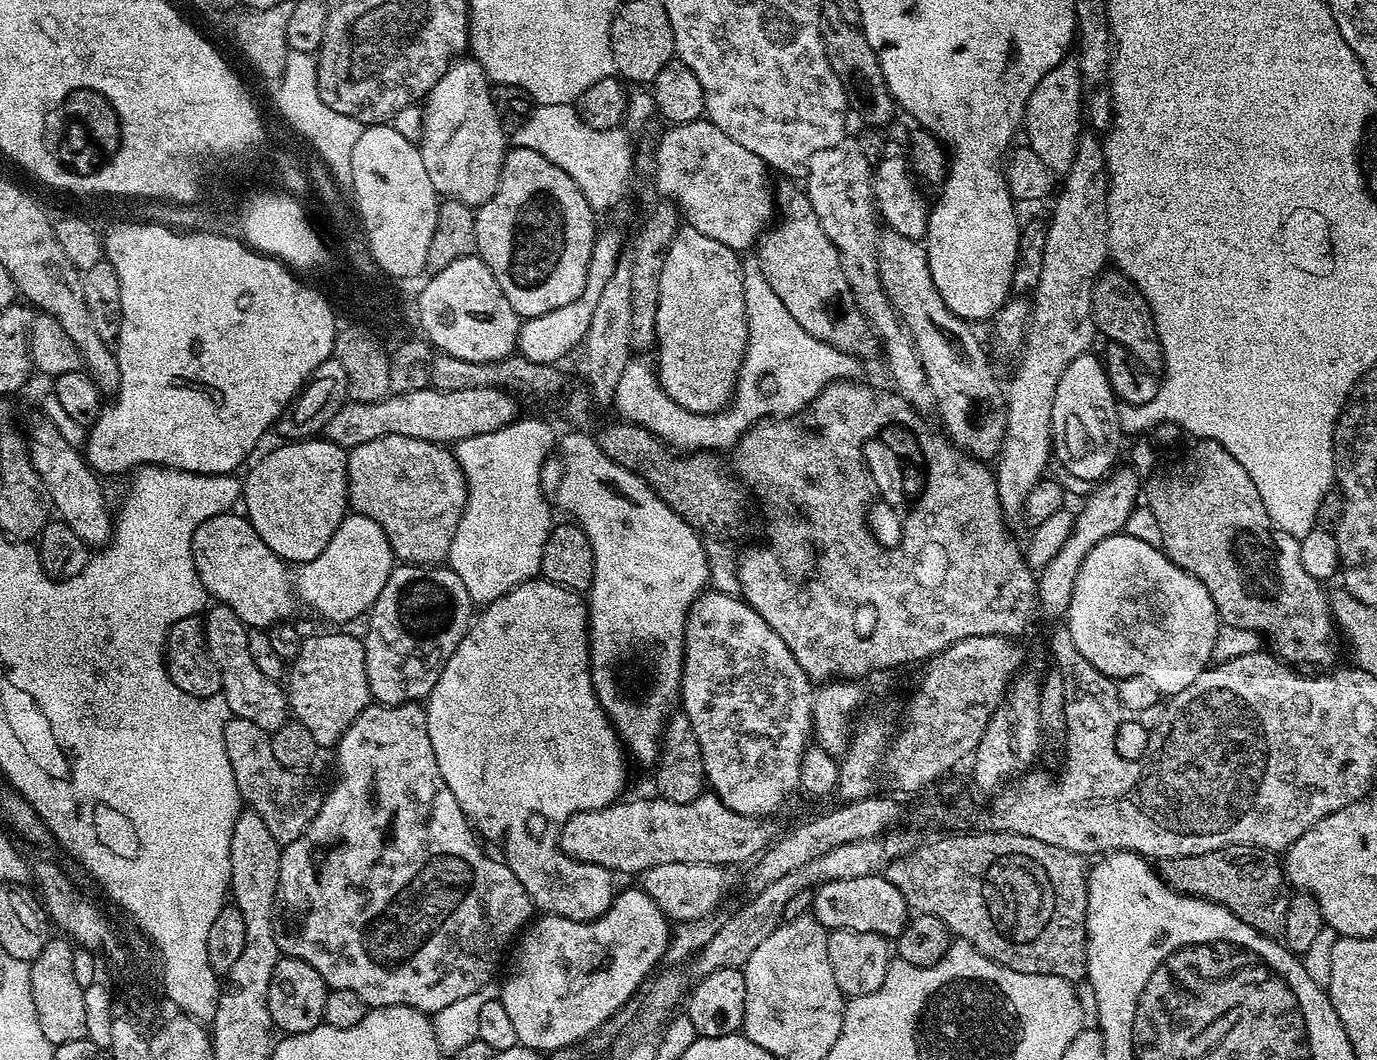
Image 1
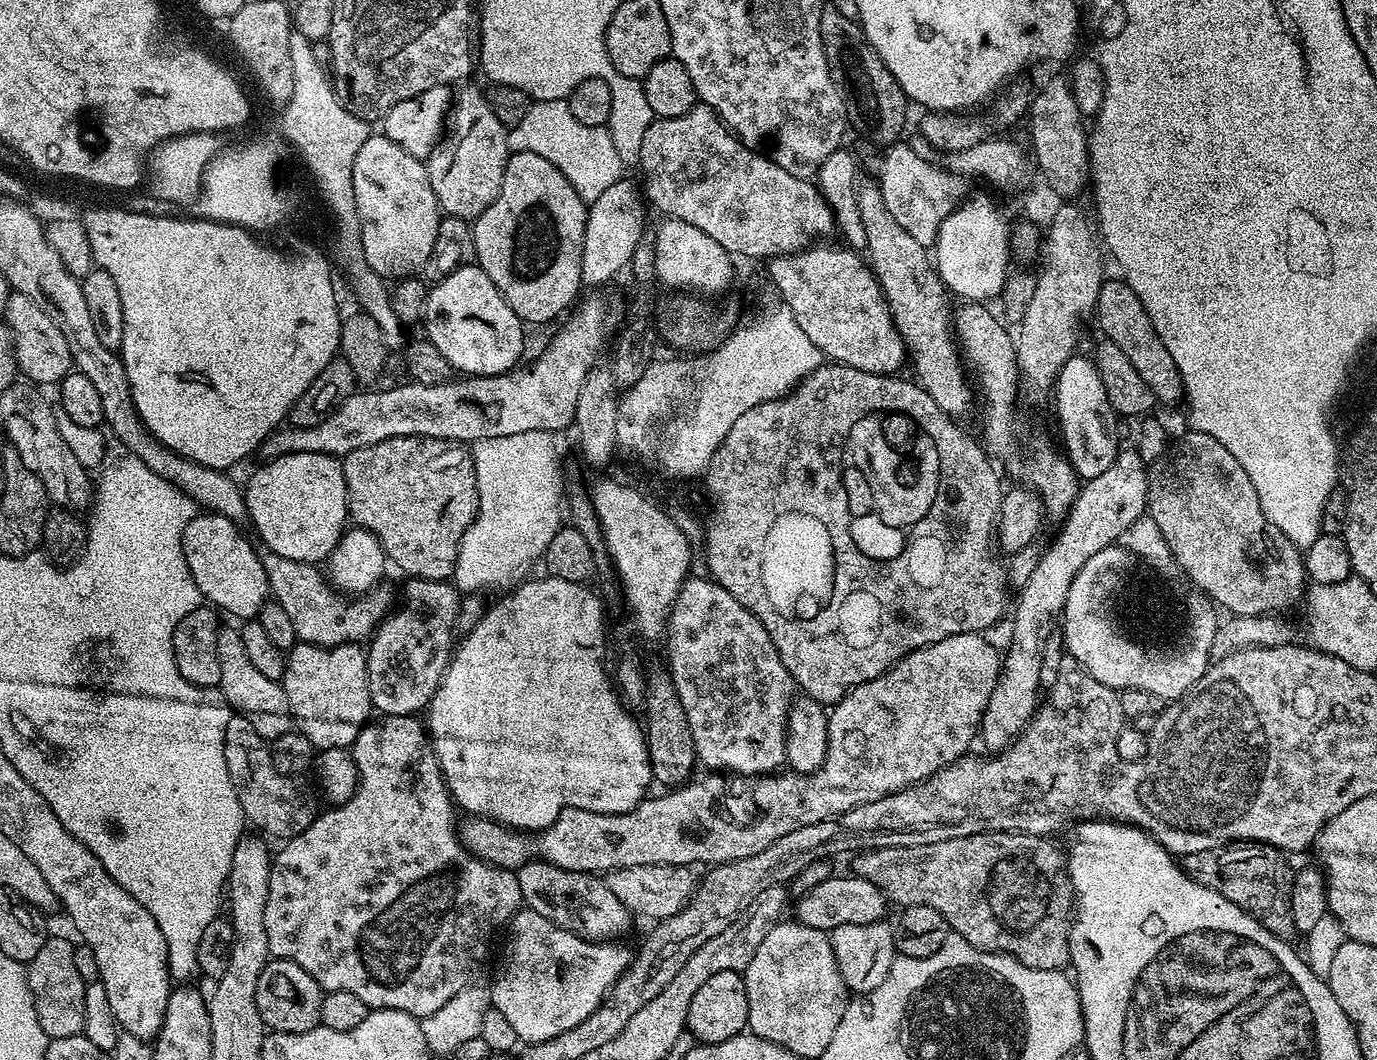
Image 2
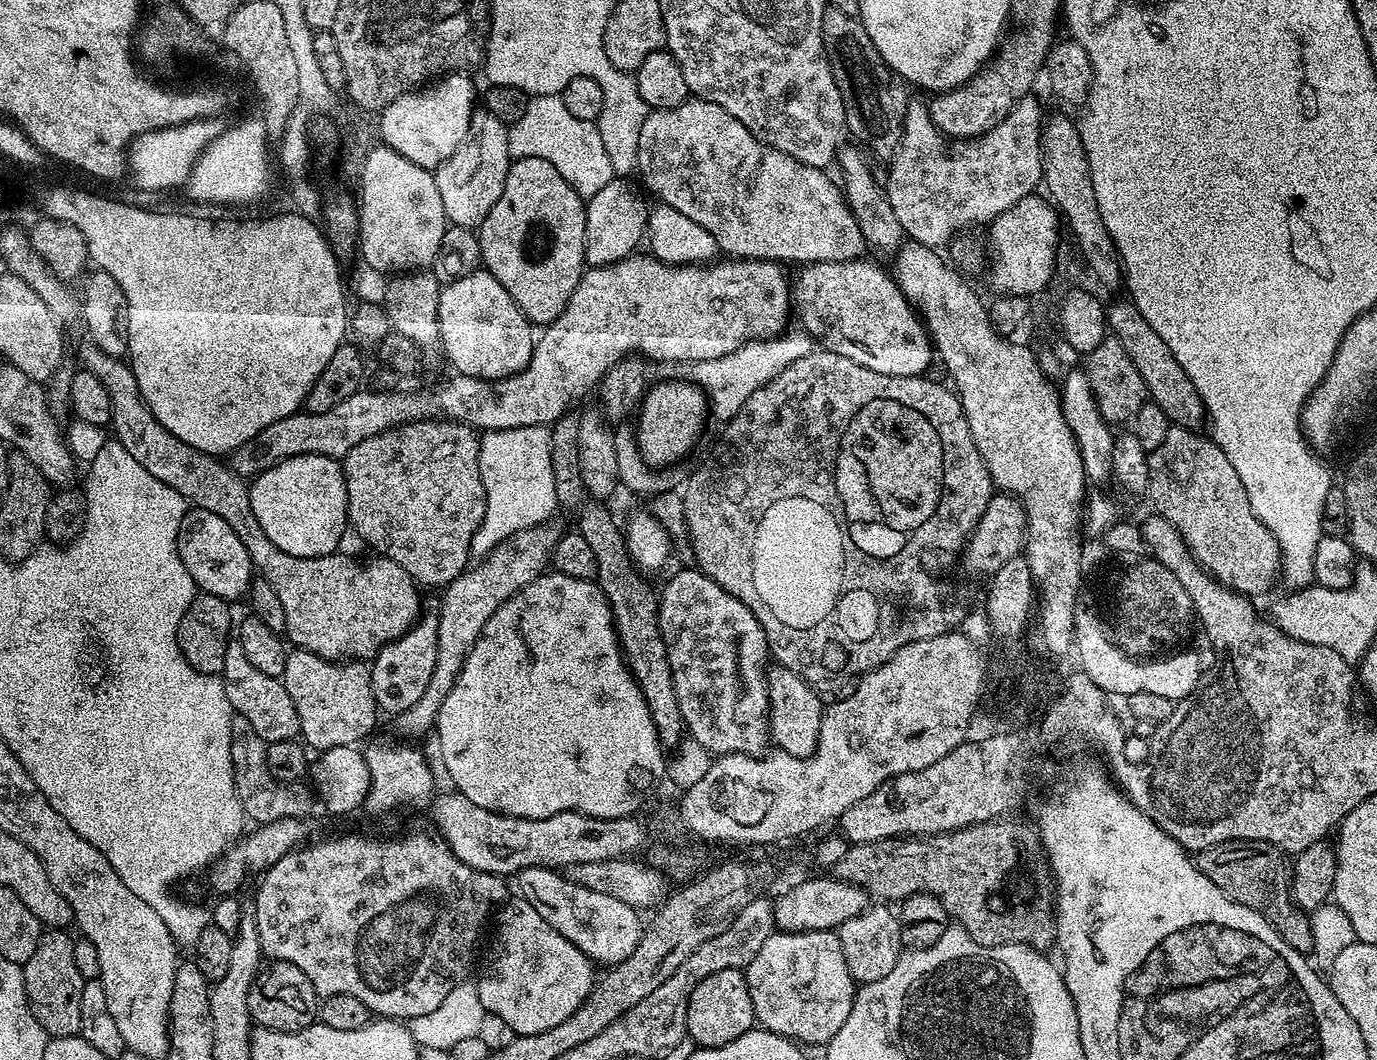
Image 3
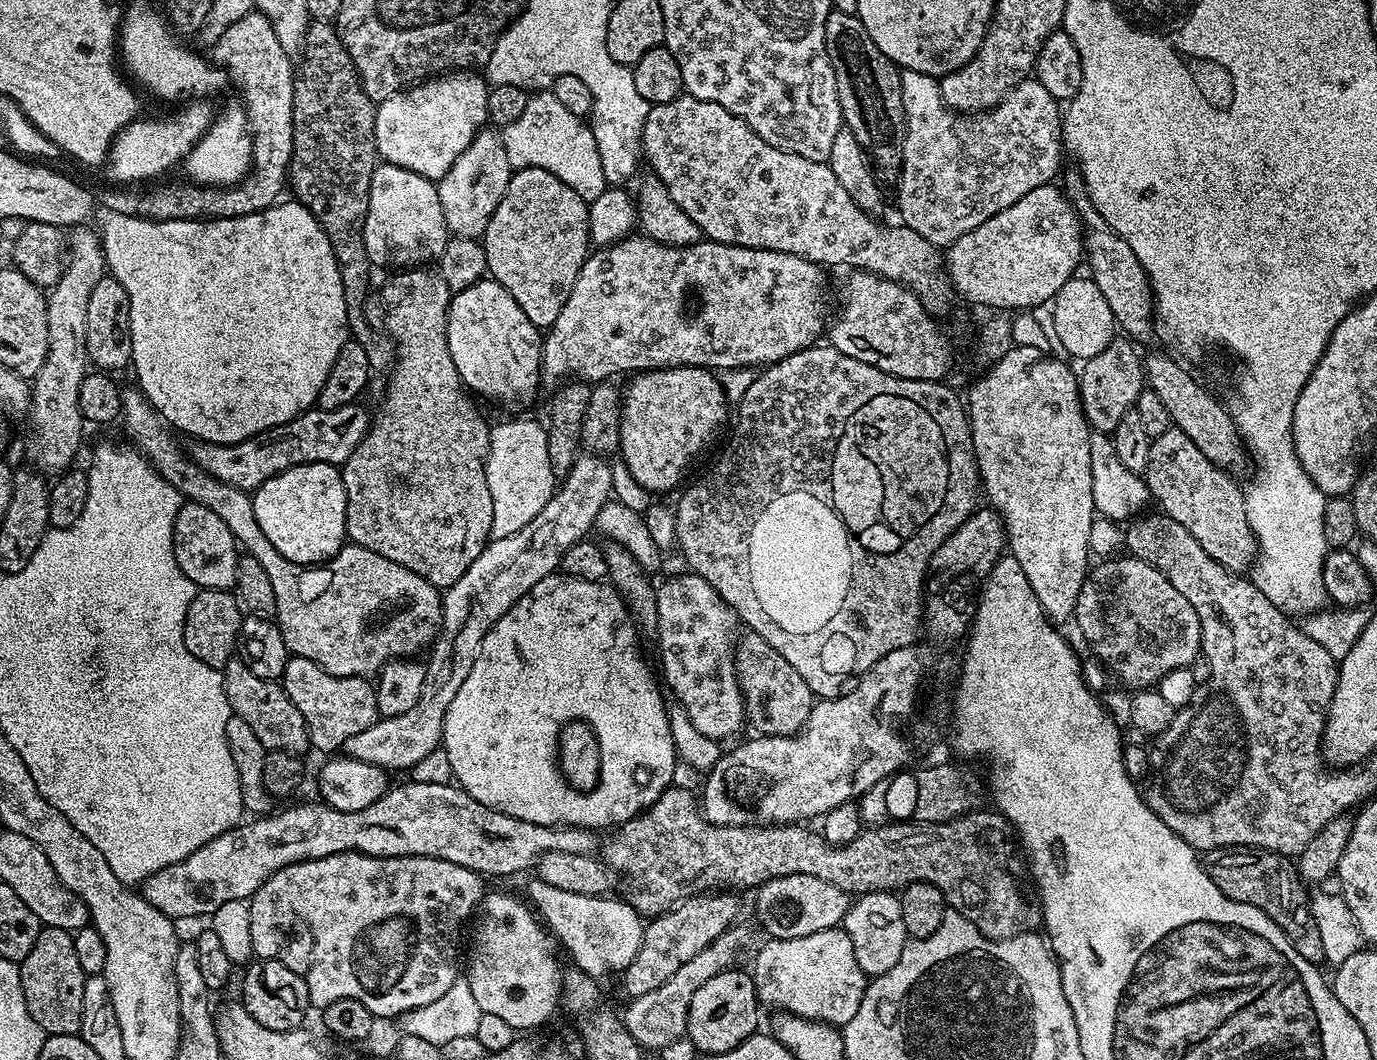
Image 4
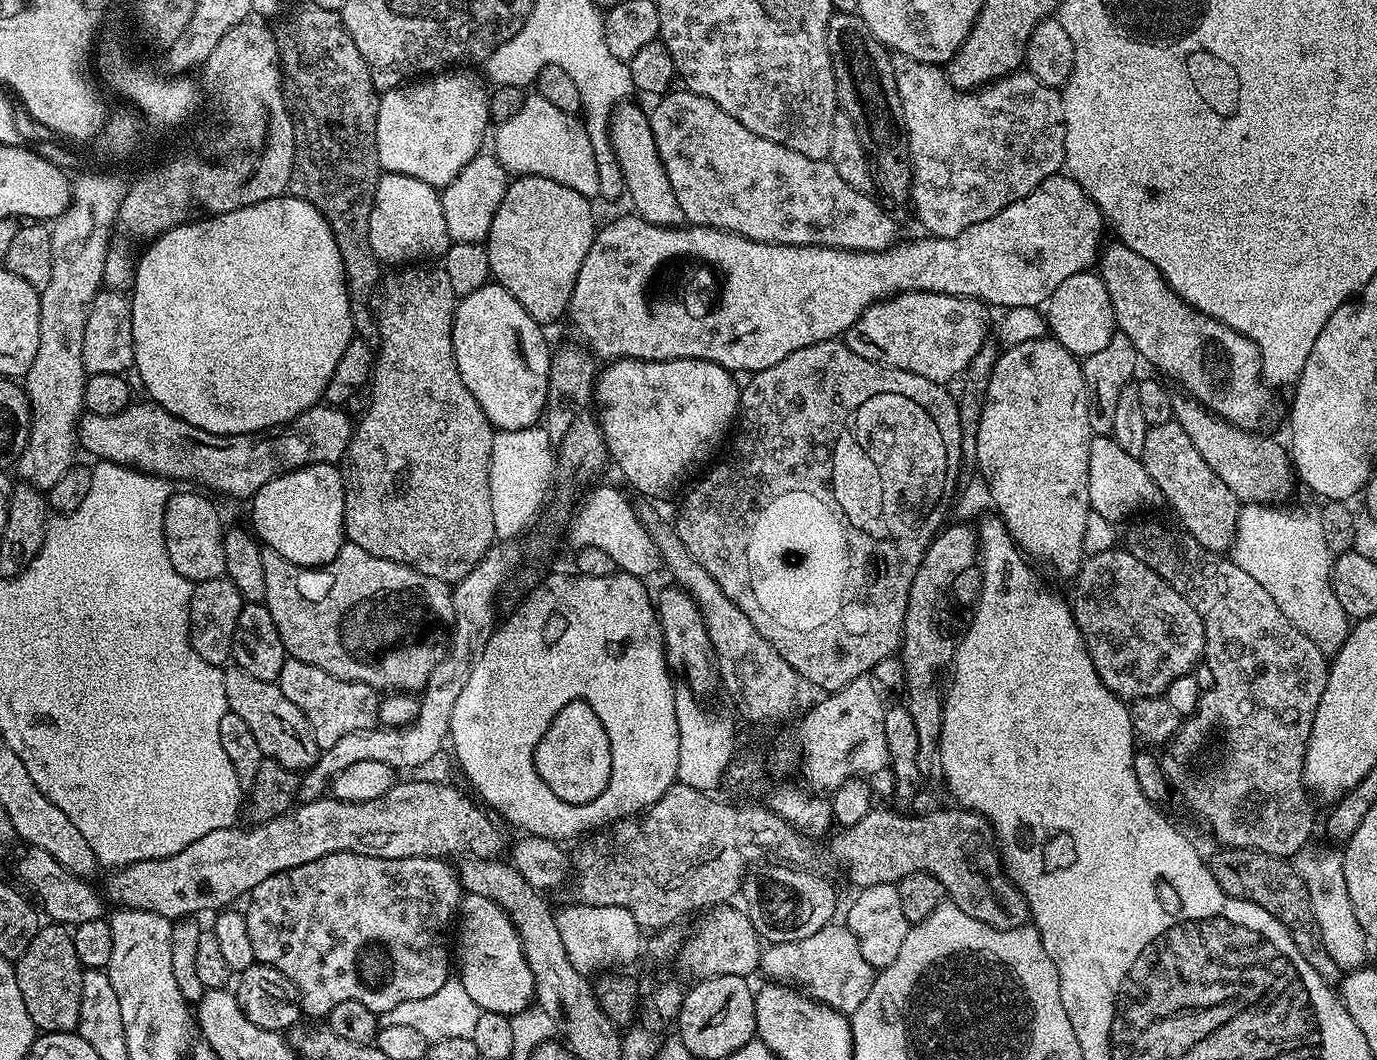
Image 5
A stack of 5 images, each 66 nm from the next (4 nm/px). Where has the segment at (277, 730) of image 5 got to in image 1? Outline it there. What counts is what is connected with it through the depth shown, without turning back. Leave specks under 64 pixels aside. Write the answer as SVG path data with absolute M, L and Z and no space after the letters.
M219 602L213 603L203 613L202 619L208 657L212 659L214 666L218 666L222 678L220 691L226 698L232 715L246 718L246 722L254 722L254 726L269 734L279 730L290 720L288 697L277 681L266 678L266 674L262 674L258 666L254 666L254 658L250 658L249 629L238 618L238 614L230 610L230 606Z

